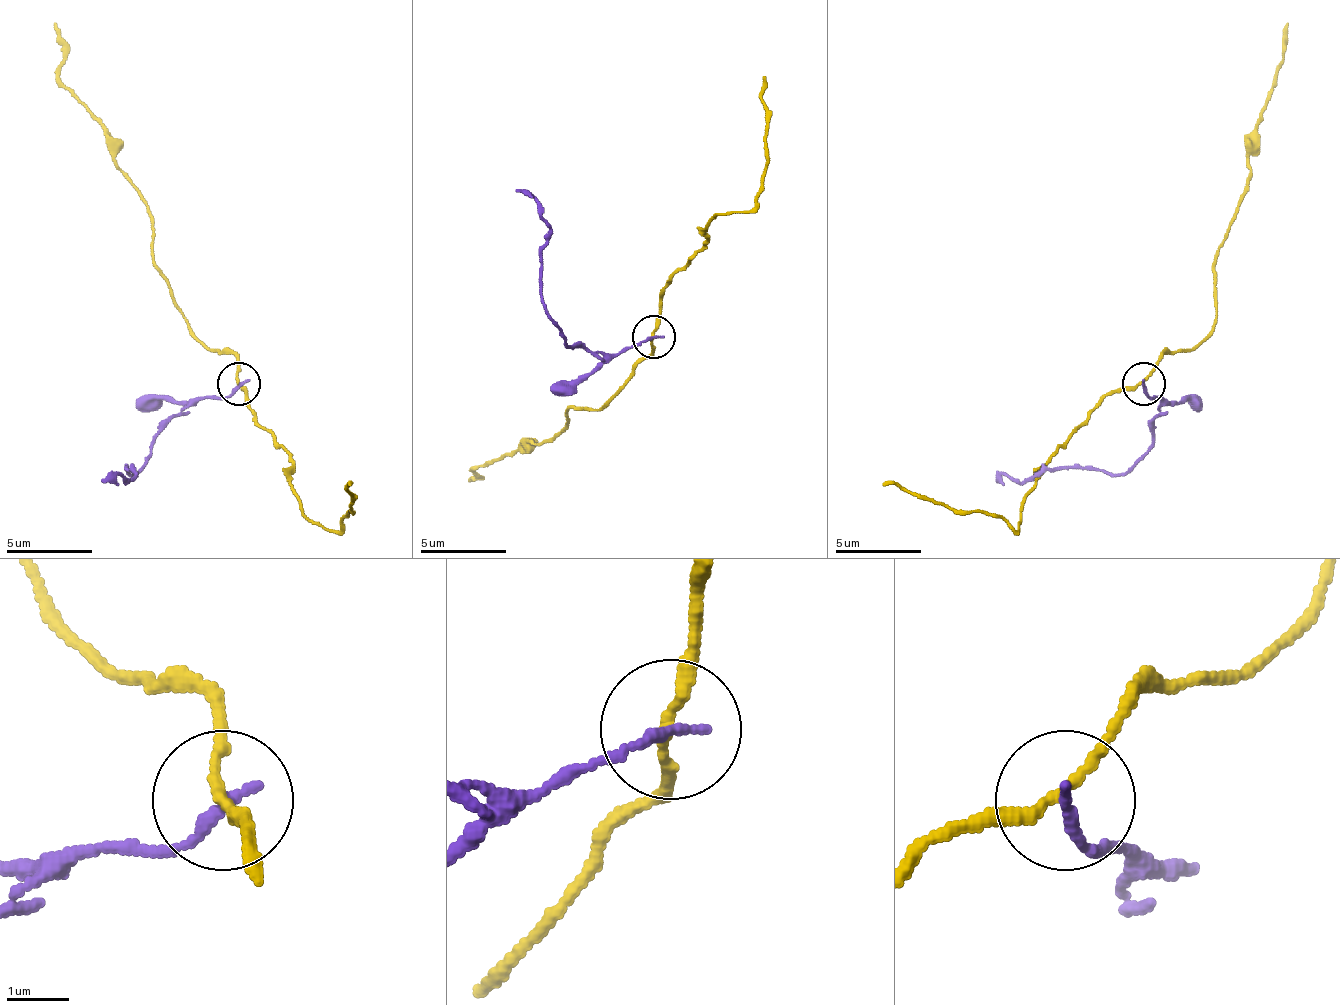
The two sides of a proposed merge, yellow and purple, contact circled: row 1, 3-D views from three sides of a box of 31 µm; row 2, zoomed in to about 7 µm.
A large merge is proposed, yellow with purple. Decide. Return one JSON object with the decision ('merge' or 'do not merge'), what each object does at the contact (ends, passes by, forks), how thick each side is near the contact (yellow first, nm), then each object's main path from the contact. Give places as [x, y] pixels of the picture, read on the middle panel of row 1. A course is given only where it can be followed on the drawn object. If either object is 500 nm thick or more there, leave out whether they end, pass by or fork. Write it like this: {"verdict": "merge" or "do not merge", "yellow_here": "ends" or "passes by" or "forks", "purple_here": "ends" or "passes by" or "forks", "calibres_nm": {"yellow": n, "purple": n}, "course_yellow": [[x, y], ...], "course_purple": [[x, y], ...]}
{"verdict": "do not merge", "yellow_here": "passes by", "purple_here": "ends", "calibres_nm": {"yellow": 180, "purple": 200}, "course_yellow": [[652, 336], [652, 348], [626, 383], [601, 409], [566, 409], [558, 434], [476, 469], [476, 477], [467, 482]], "course_purple": [[652, 336], [605, 353], [571, 348], [549, 318], [540, 297], [540, 245], [549, 228], [540, 206], [515, 189]]}

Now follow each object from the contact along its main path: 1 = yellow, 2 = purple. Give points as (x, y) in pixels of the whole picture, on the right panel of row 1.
1: (1142, 383), (1155, 361), (1189, 353), (1215, 323), (1215, 249), (1241, 194), (1254, 129), (1275, 82), (1288, 21)
2: (1142, 383), (1146, 396), (1159, 400), (1155, 443), (1125, 473), (1103, 469), (1052, 469), (1013, 482), (996, 477)

